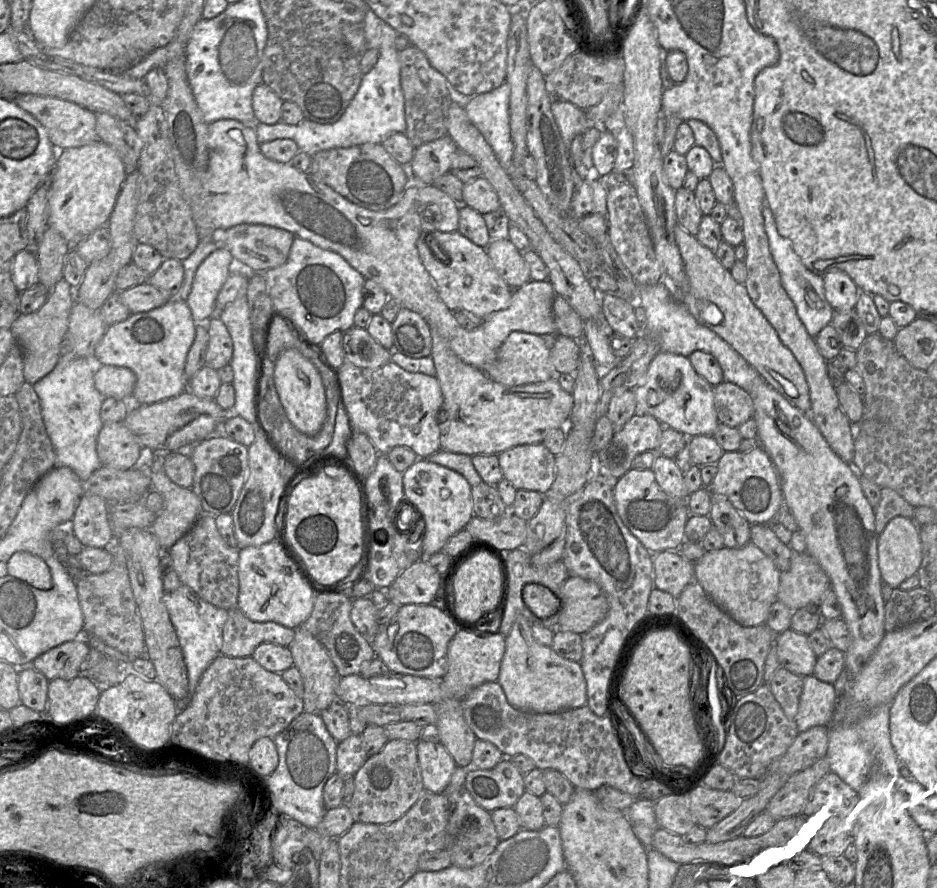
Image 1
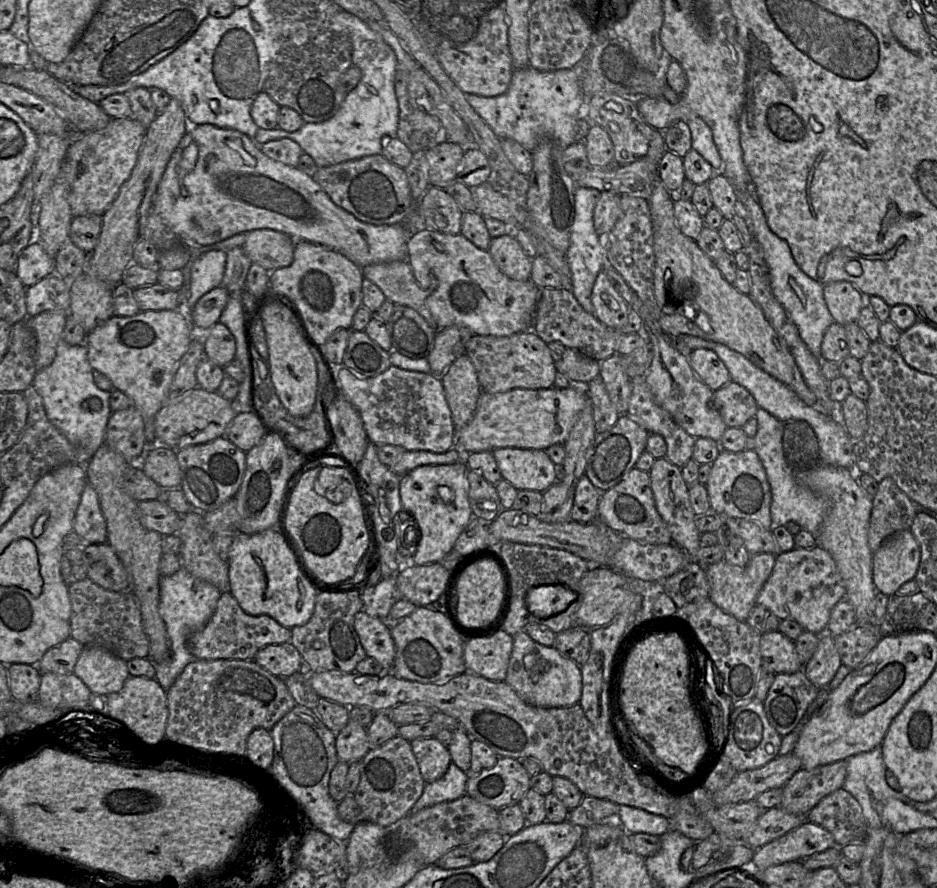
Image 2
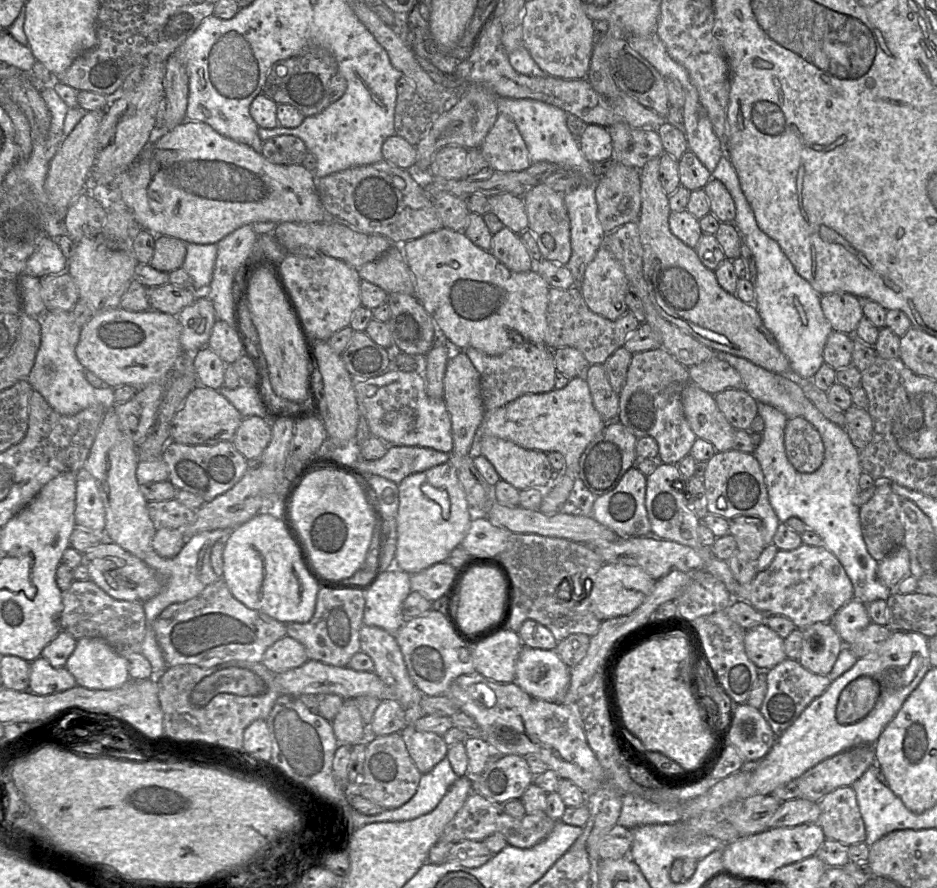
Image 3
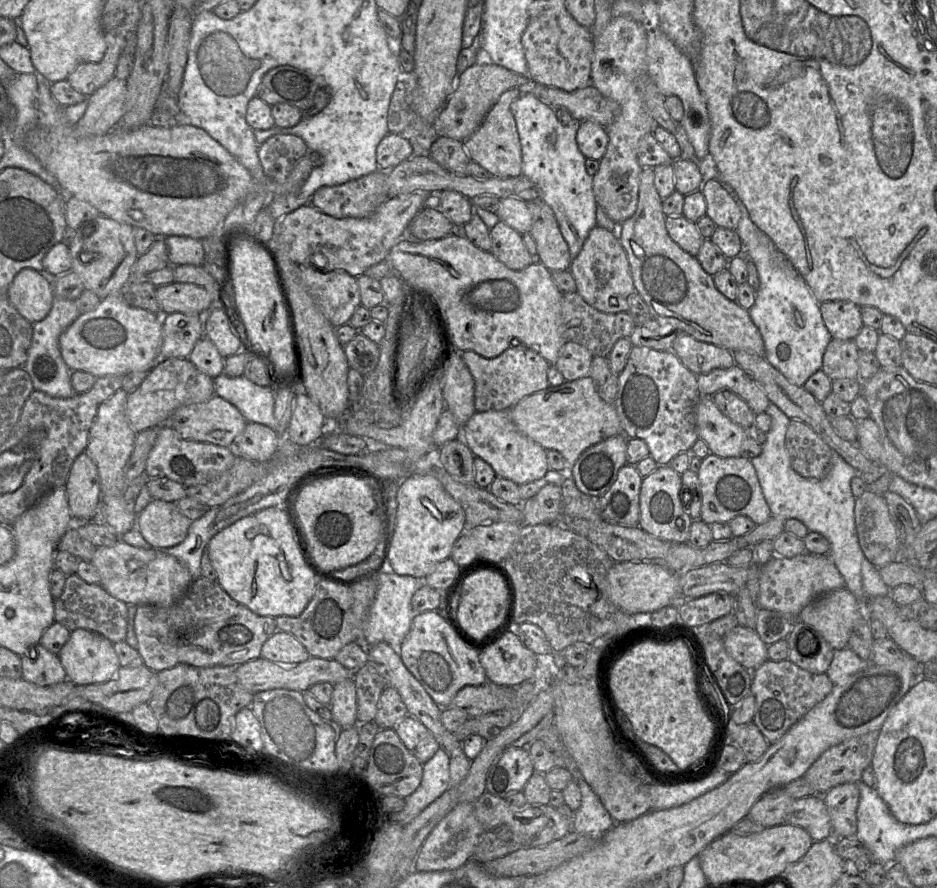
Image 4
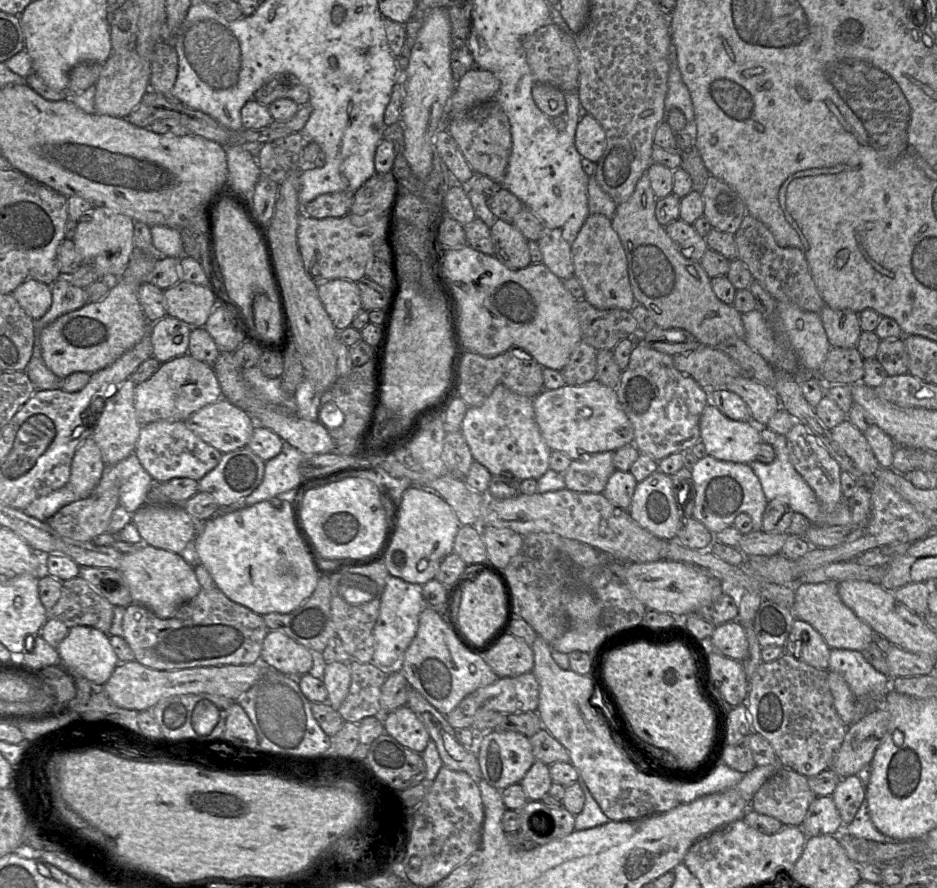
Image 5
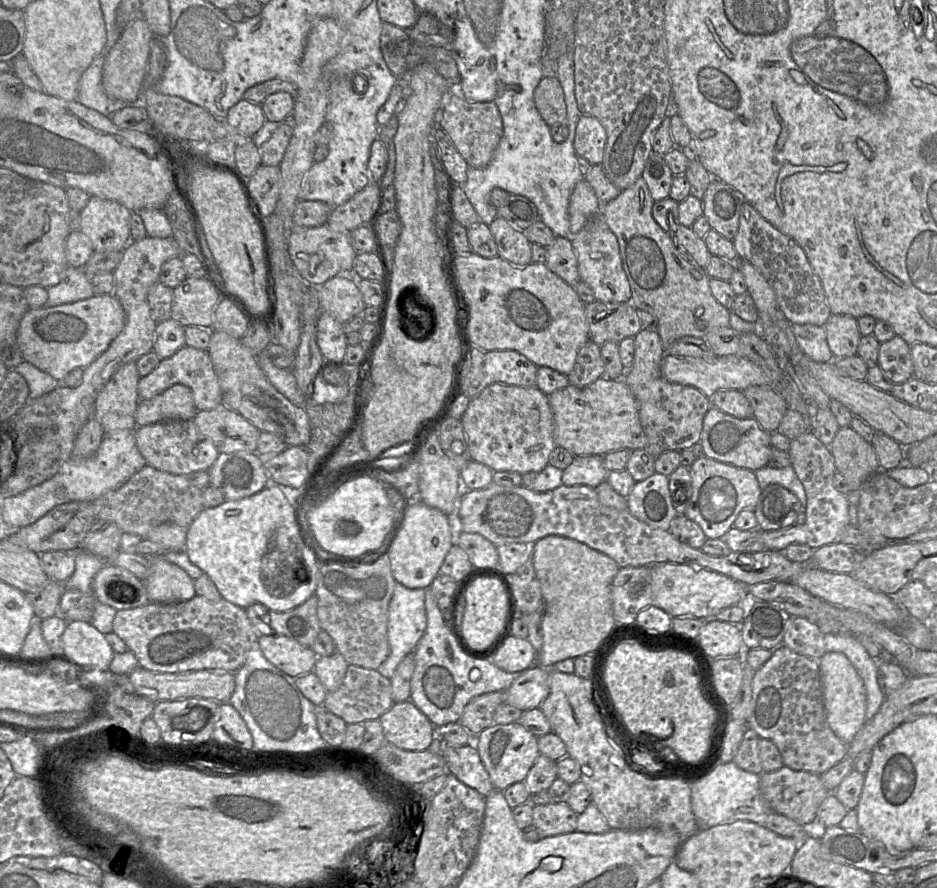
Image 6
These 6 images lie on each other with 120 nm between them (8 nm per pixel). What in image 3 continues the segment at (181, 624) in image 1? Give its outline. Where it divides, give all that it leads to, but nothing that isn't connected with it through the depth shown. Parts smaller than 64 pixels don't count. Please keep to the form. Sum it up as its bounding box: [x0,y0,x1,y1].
[141,529,233,677]

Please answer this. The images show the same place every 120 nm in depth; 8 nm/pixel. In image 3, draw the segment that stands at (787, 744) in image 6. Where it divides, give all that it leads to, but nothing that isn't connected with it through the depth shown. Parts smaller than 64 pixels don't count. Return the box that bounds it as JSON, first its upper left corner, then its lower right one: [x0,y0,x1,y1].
[759,658,831,737]

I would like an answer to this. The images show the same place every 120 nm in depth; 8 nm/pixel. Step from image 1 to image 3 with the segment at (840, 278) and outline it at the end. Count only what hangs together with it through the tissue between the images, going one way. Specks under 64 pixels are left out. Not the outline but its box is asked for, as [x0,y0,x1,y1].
[821,293,863,335]

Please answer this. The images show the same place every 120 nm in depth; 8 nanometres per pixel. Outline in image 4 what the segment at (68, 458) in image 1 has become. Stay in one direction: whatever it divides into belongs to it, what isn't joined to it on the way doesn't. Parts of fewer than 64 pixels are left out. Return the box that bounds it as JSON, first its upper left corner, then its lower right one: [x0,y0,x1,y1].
[23,296,80,398]

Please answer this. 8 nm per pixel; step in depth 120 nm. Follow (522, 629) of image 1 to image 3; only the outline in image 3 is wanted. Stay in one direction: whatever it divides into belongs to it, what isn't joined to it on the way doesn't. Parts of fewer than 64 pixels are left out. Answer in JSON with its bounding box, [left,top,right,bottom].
[515,646,570,703]

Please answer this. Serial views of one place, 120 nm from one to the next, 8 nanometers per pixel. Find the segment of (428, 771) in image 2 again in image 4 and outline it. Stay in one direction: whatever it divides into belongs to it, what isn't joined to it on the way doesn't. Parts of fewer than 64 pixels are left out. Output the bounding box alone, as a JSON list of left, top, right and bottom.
[394,715,440,764]

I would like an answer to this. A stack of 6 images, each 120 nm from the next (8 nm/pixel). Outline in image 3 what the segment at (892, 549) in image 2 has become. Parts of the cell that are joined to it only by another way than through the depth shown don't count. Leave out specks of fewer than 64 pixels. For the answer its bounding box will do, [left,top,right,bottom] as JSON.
[877,545,911,591]

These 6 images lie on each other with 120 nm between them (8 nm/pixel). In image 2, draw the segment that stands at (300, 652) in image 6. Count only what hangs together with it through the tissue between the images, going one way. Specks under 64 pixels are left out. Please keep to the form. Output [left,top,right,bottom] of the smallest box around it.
[254,641,305,679]

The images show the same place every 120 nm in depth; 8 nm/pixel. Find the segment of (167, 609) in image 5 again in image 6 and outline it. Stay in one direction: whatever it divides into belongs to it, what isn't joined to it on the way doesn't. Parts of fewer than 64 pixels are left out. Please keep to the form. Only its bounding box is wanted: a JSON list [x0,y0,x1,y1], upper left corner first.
[143,556,196,604]

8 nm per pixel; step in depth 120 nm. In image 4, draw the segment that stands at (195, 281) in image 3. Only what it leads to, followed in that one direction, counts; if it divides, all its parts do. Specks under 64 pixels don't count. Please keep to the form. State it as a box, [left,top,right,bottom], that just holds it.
[164,236,204,266]

